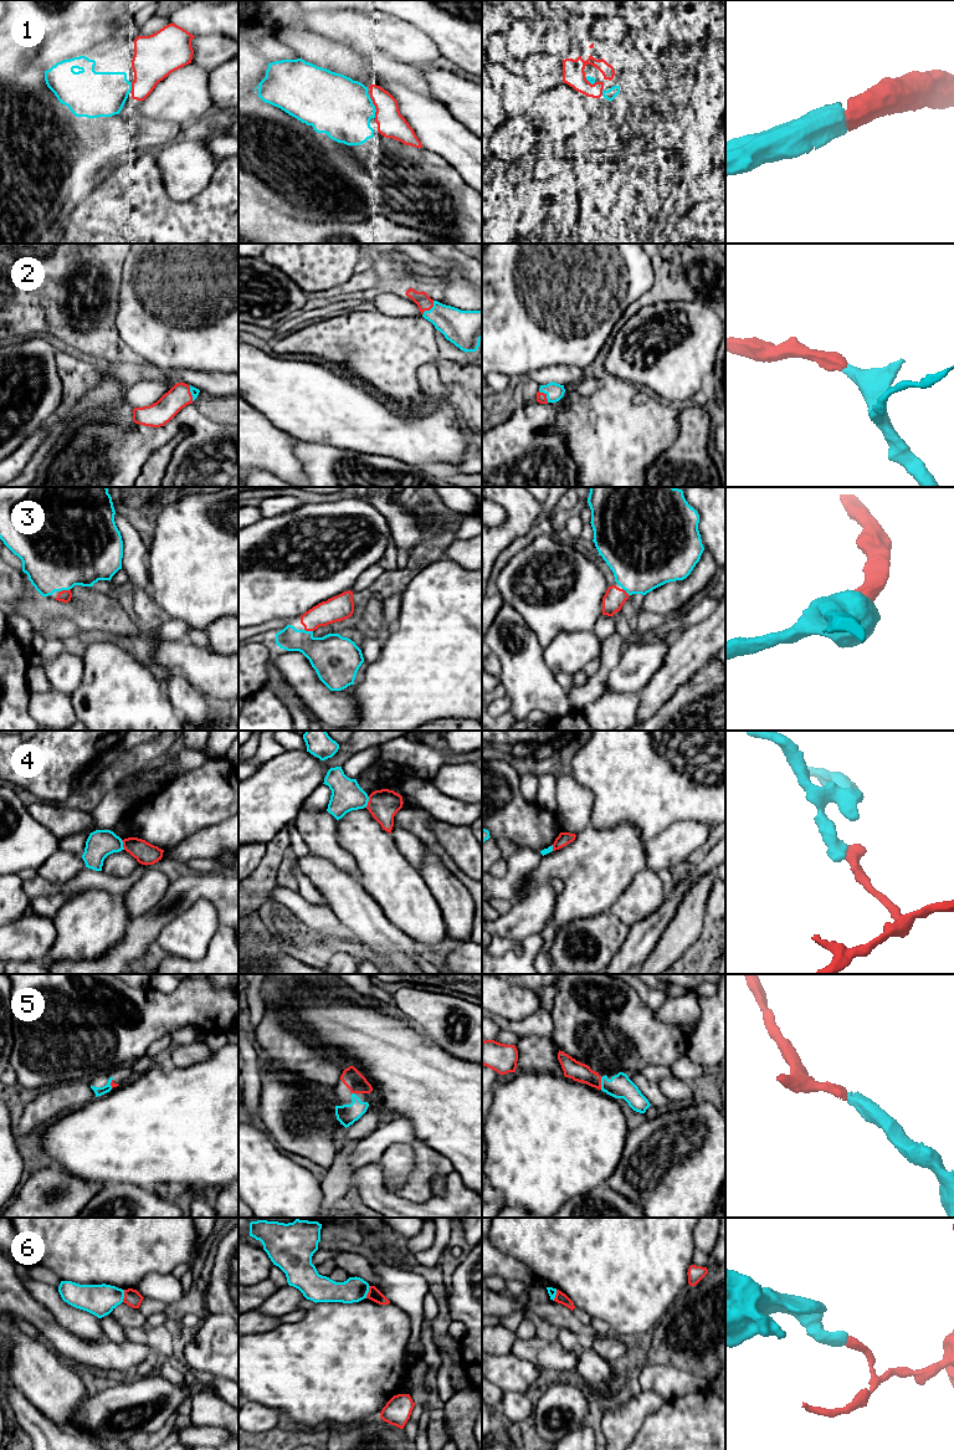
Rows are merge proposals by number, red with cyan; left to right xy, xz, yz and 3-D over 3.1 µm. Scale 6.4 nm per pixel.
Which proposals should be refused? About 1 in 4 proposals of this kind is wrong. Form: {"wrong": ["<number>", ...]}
{"wrong": ["4", "6"]}

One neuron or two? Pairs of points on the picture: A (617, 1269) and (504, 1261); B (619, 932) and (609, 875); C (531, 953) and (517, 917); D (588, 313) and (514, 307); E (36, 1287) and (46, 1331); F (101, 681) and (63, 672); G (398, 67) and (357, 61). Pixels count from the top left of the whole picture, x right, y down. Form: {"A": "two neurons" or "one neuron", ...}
{"A": "two neurons", "B": "two neurons", "C": "two neurons", "D": "one neuron", "E": "two neurons", "F": "two neurons", "G": "one neuron"}

